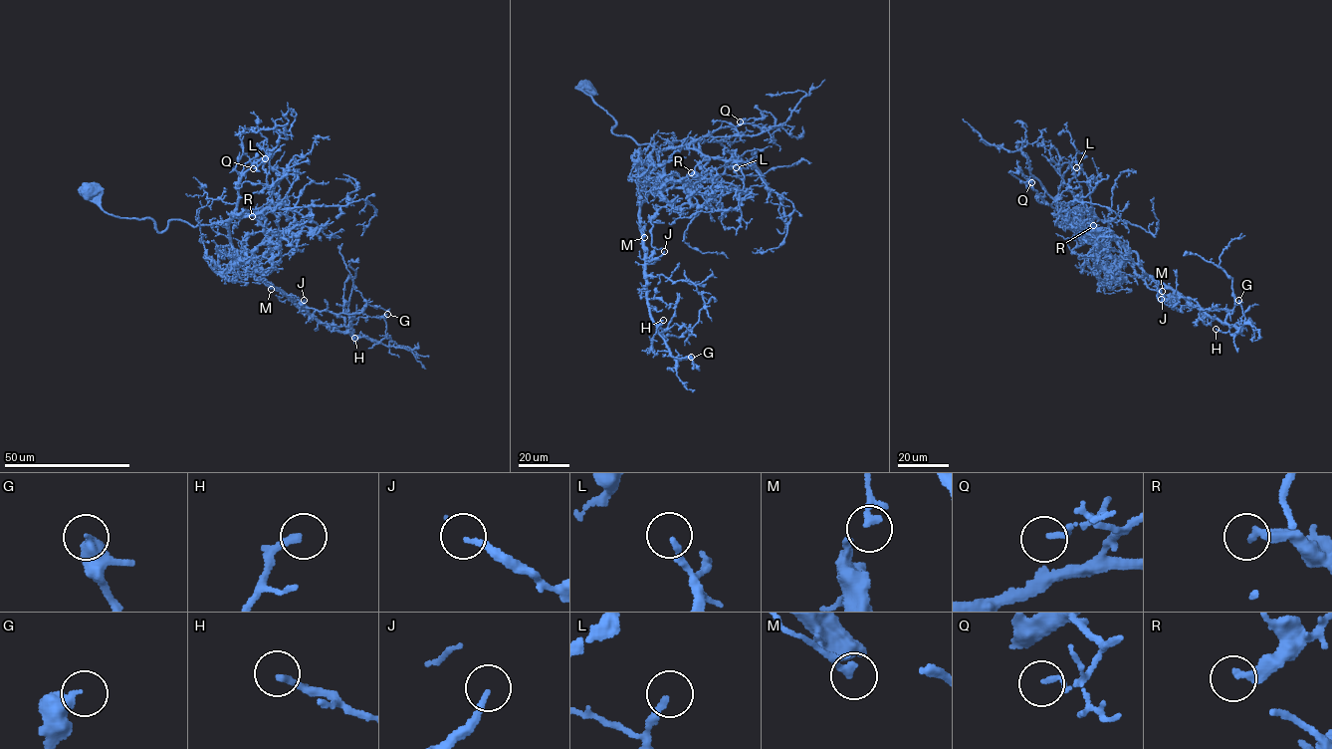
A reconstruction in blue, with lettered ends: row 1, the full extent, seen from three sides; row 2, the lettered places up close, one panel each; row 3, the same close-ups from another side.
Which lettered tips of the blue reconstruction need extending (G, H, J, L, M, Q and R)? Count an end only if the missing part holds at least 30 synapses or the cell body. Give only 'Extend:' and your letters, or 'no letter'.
Extend: H, L

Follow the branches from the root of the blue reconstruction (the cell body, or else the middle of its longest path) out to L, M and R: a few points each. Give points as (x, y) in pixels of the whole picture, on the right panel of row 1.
L: (1077, 213), (1078, 235), (1097, 248), (1094, 234), (1088, 238), (1108, 233), (1108, 222), (1067, 187), (1076, 167)
M: (1077, 213), (1080, 237), (1088, 236), (1096, 248), (1094, 234), (1088, 238), (1111, 233), (1137, 254), (1162, 291)
R: (1077, 213), (1078, 235), (1096, 248), (1094, 234), (1088, 238), (1108, 233), (1108, 222), (1094, 216), (1093, 225)

